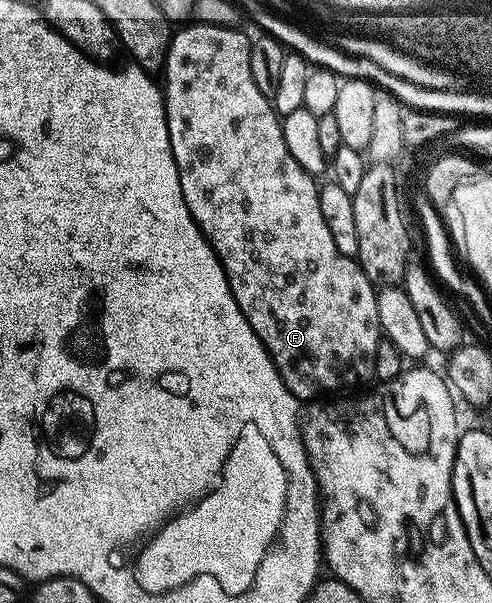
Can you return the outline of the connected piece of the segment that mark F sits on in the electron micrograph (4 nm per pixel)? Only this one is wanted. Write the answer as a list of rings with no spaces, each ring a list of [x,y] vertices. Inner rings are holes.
[[[191,22],[188,28],[183,28],[172,35],[167,44],[167,53],[163,57],[161,69],[161,87],[163,90],[163,105],[167,108],[167,125],[169,126],[169,142],[173,146],[173,158],[177,162],[177,170],[181,178],[181,194],[185,194],[185,202],[189,212],[199,224],[199,228],[215,247],[219,260],[227,275],[229,286],[233,290],[233,298],[237,298],[237,306],[245,314],[245,318],[259,338],[267,347],[267,353],[273,358],[287,389],[296,394],[303,394],[308,388],[311,392],[335,392],[338,388],[355,388],[358,384],[369,381],[375,375],[375,359],[381,339],[379,315],[377,314],[377,289],[369,282],[358,259],[341,254],[337,250],[333,238],[329,234],[329,226],[325,226],[325,218],[321,215],[319,201],[320,185],[316,177],[310,176],[301,166],[297,166],[293,154],[289,154],[289,146],[285,146],[285,134],[281,117],[275,110],[274,103],[261,94],[257,82],[253,80],[251,69],[251,41],[238,26],[219,24],[204,24]]]

